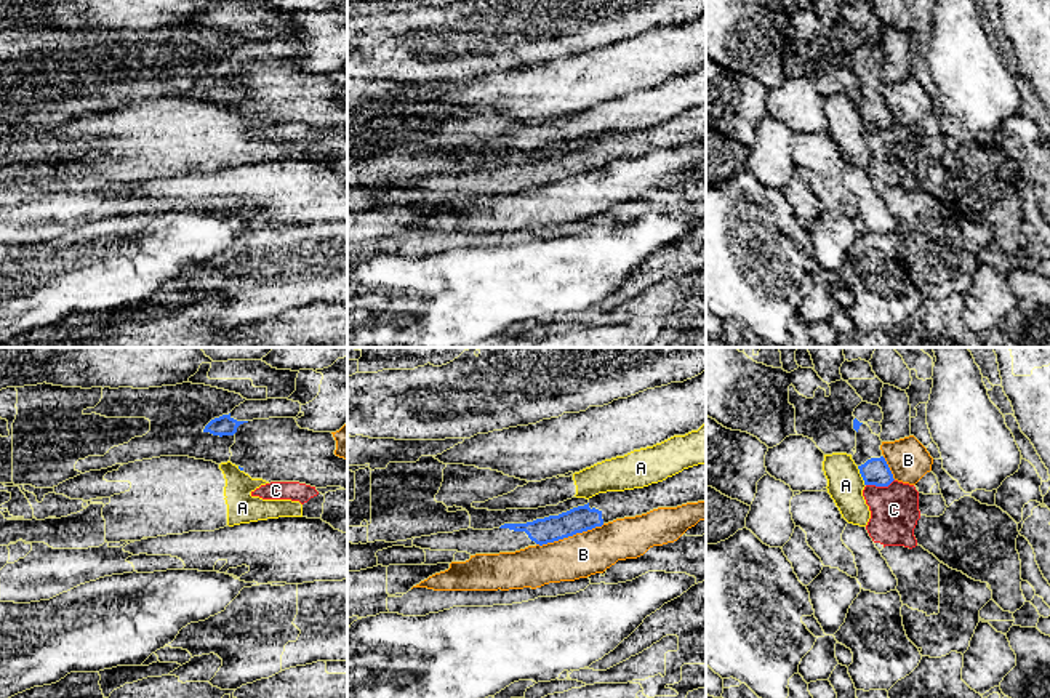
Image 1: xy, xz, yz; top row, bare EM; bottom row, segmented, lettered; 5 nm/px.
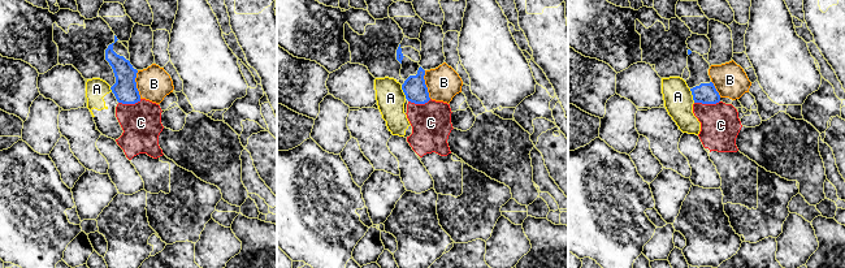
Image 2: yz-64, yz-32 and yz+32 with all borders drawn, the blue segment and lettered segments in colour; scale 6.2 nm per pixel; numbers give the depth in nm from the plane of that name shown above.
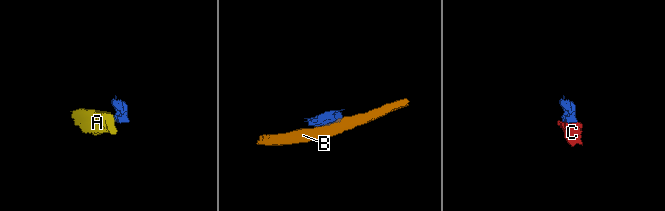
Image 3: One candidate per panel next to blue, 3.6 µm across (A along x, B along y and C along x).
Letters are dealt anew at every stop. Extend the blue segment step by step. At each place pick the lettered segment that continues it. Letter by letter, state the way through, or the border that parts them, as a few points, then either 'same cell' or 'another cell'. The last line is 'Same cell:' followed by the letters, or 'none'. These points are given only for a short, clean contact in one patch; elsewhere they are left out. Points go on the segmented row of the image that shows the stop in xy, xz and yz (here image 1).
A: border along yz (857, 466), (865, 485); another cell
B: border along xz (604, 524), (537, 545); another cell
C: border along yz (893, 479), (887, 485), (866, 485); another cell
Same cell: none

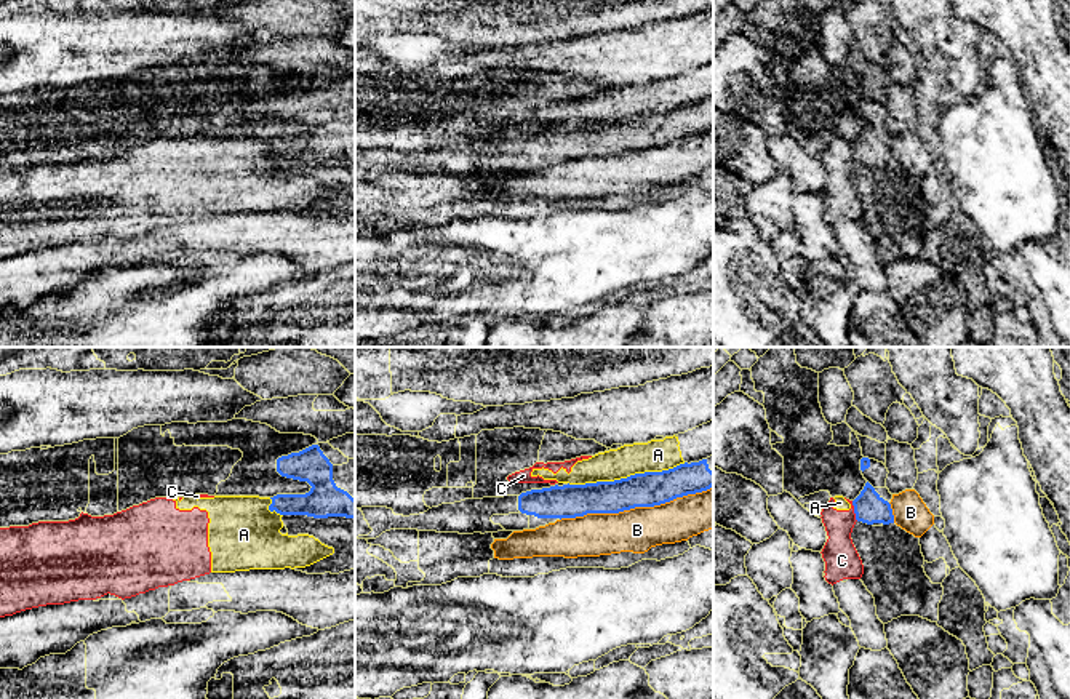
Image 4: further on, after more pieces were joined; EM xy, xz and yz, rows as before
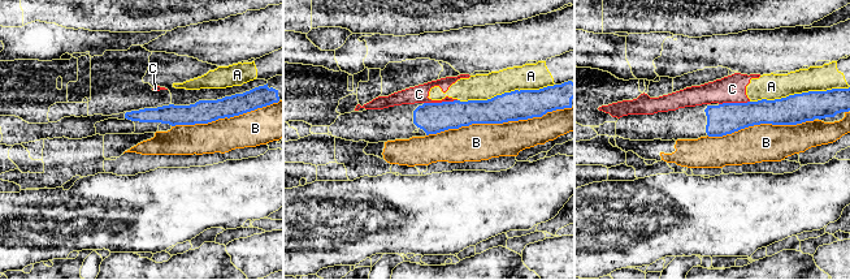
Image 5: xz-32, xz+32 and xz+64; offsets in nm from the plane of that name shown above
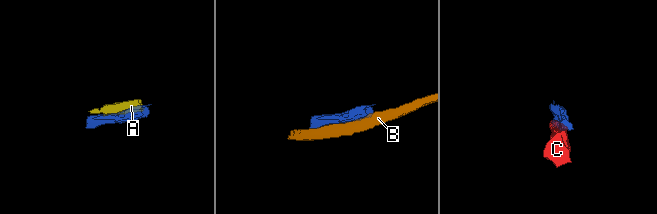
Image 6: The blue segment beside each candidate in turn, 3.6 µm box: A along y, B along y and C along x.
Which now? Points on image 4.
A: border along xz (685, 463), (661, 471), (635, 472), (613, 480), (568, 483); another cell
B: another cell
C: border along yz (851, 501), (858, 520); another cell
Same cell: none

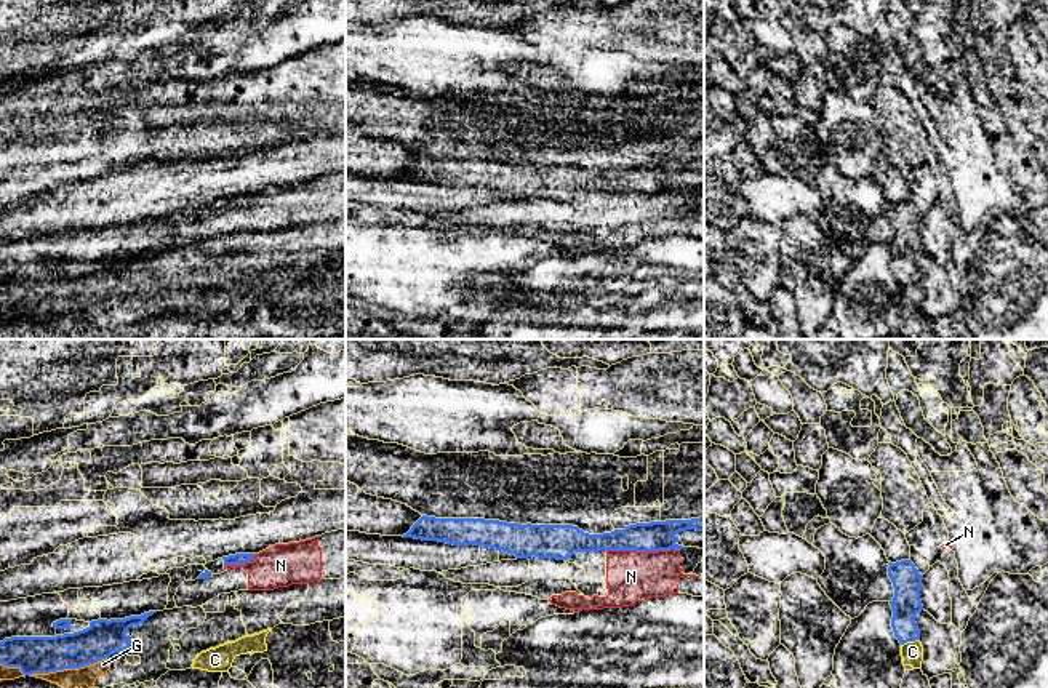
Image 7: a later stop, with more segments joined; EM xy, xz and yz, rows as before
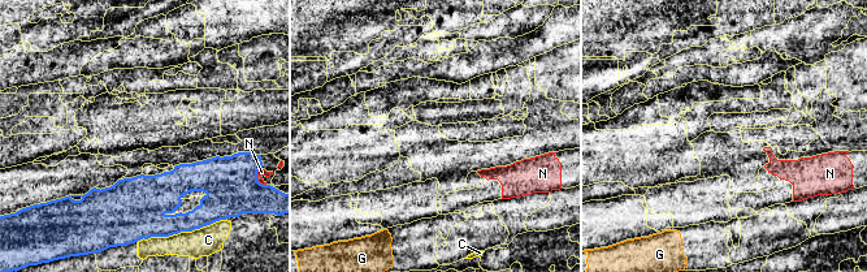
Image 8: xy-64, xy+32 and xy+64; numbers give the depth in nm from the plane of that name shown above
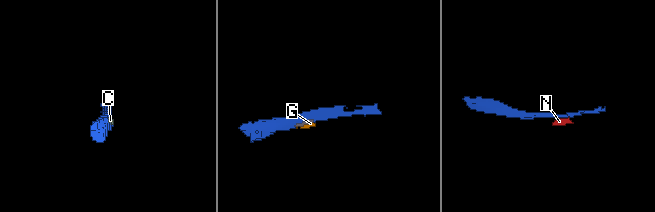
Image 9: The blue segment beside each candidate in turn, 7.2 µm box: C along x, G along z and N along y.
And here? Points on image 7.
C: another cell
G: another cell
N: another cell
Same cell: none

